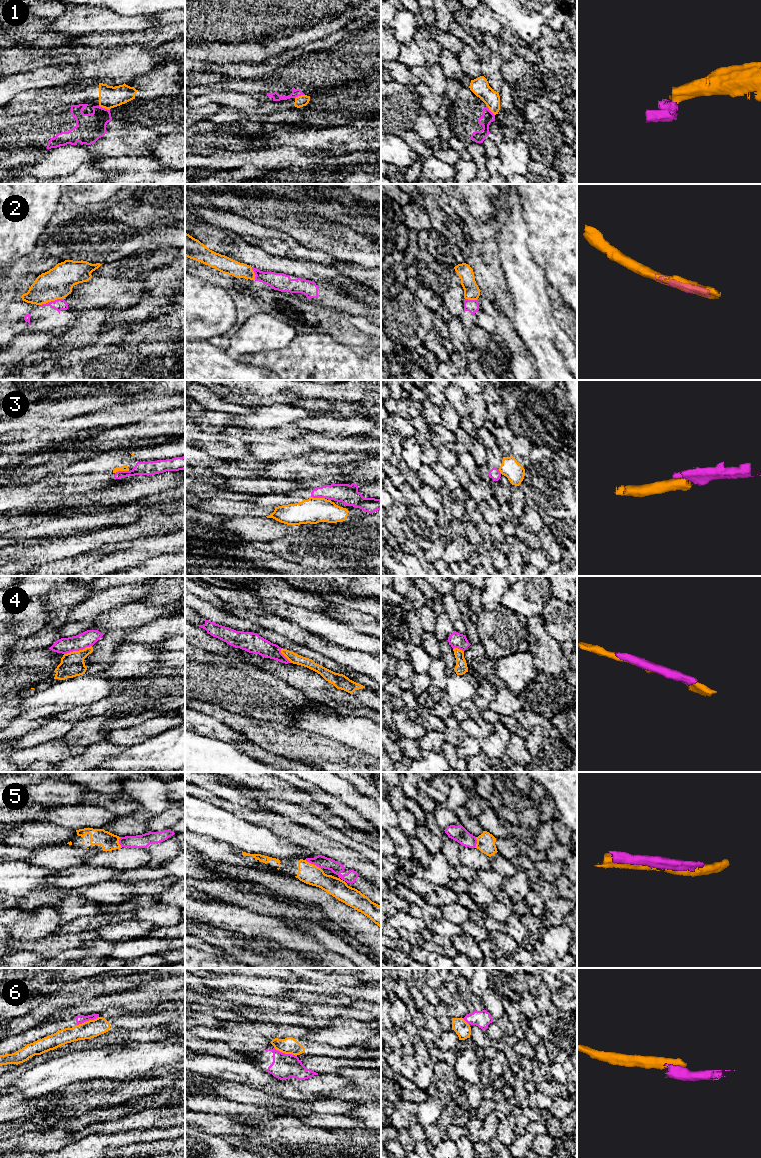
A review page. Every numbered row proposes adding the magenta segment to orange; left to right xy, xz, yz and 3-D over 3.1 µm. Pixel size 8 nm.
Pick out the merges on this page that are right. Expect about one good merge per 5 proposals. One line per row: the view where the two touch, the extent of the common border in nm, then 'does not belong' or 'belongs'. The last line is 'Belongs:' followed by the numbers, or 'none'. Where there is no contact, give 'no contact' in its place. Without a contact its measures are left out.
1: xy | 100 nm | does not belong
2: xy | 200 nm | does not belong
3: xz | 120 nm | does not belong
4: xy | 240 nm | does not belong
5: xz | 150 nm | does not belong
6: xz | 200 nm | does not belong
Belongs: none

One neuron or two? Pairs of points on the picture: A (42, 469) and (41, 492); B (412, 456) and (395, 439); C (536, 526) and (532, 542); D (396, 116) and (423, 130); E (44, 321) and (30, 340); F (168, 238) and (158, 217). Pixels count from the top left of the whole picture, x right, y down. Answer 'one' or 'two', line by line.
A: two
B: one
C: two
D: one
E: two
F: two

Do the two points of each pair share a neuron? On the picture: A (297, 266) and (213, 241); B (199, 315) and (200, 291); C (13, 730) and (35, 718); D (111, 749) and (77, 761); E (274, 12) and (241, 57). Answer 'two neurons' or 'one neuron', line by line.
A: one neuron
B: one neuron
C: one neuron
D: one neuron
E: two neurons

